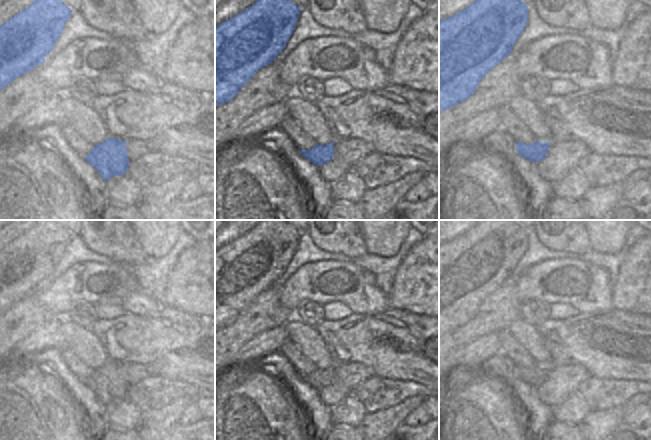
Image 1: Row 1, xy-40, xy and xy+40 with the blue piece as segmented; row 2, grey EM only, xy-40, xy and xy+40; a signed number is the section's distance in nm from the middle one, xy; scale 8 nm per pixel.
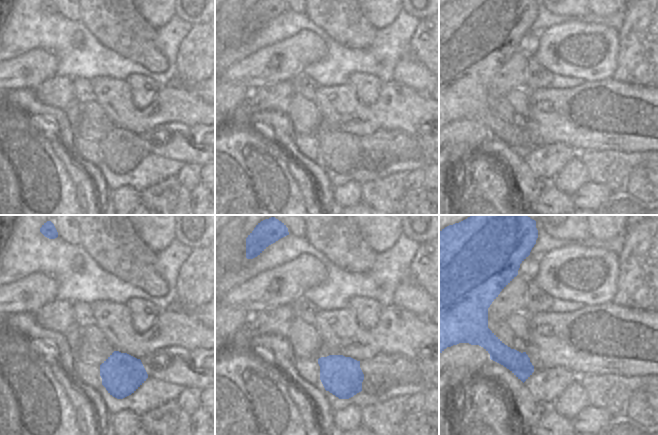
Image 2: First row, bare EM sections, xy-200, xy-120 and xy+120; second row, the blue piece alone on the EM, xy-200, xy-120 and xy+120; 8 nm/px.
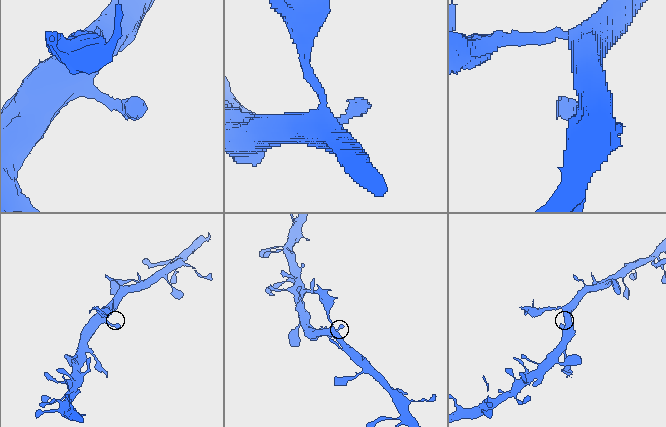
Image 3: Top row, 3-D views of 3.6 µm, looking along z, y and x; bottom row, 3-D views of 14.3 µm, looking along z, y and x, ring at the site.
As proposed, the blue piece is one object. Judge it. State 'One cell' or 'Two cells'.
One cell.

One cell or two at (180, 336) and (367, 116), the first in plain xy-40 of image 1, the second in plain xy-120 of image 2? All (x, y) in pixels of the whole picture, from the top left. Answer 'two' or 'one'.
one

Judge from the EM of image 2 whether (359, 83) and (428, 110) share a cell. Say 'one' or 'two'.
two

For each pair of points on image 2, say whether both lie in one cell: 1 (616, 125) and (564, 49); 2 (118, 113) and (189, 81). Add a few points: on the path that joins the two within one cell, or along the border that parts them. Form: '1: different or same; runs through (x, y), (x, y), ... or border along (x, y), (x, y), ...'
1: different; border along (608, 78), (584, 81)
2: different; border along (183, 85), (190, 90)

